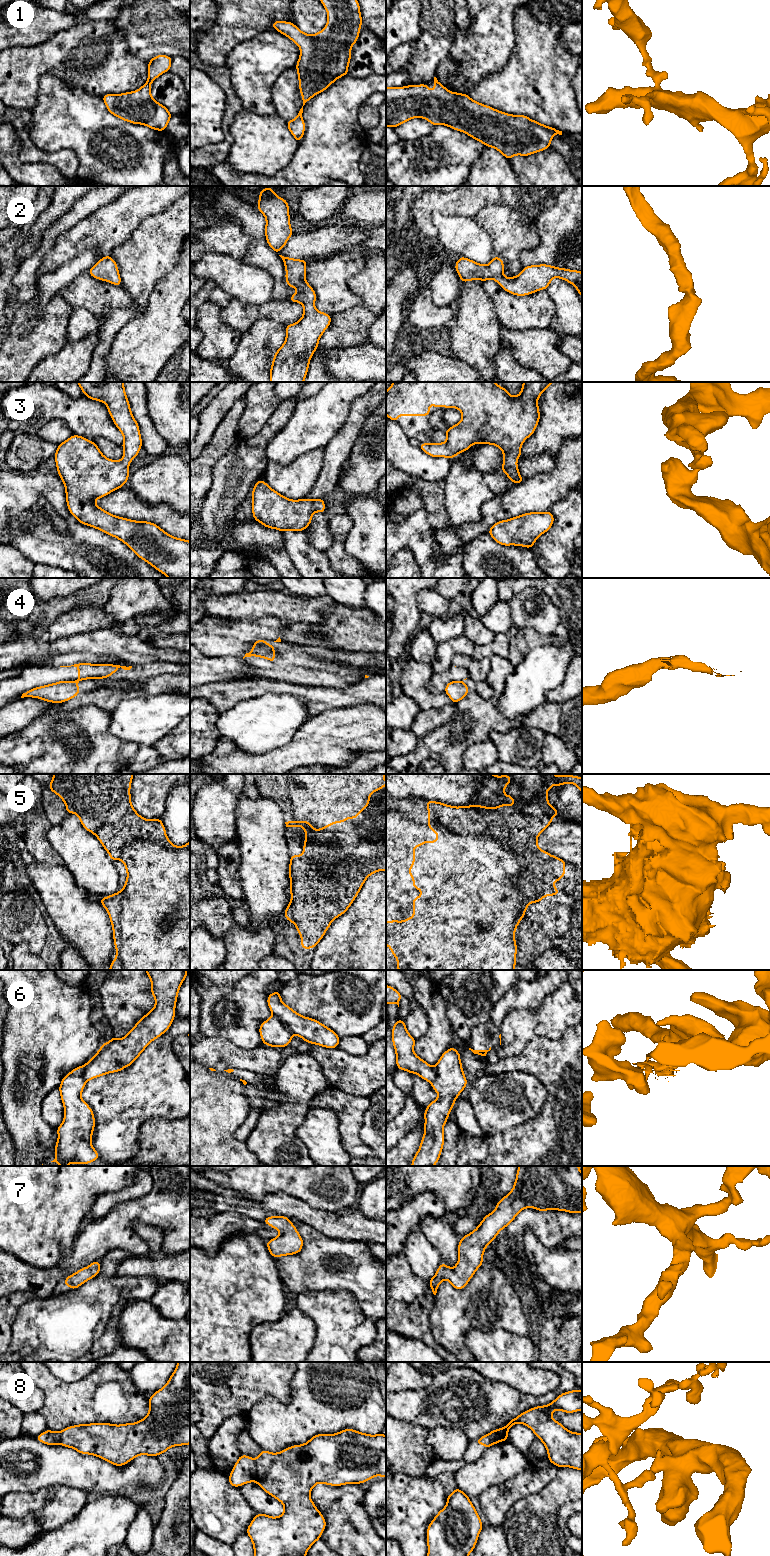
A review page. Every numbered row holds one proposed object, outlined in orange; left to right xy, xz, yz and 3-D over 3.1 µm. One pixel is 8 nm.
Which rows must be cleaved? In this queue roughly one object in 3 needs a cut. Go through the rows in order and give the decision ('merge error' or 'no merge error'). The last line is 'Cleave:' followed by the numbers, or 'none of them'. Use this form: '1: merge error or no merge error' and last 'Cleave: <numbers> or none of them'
1: no merge error
2: no merge error
3: no merge error
4: merge error
5: merge error
6: merge error
7: no merge error
8: merge error
Cleave: 4, 5, 6, 8

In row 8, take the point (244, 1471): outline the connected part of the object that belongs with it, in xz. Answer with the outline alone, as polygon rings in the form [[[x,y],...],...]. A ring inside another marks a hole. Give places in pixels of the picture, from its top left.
[[[240,1455],[228,1477],[228,1480],[231,1486],[239,1487],[255,1481],[255,1475],[256,1465],[254,1459],[247,1455]]]

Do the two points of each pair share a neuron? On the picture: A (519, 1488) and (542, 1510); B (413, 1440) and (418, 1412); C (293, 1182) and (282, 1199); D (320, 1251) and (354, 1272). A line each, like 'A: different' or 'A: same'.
A: different
B: different
C: different
D: same

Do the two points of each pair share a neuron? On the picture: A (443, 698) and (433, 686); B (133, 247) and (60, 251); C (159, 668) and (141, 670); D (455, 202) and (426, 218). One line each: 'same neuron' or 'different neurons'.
A: different neurons
B: different neurons
C: same neuron
D: same neuron

